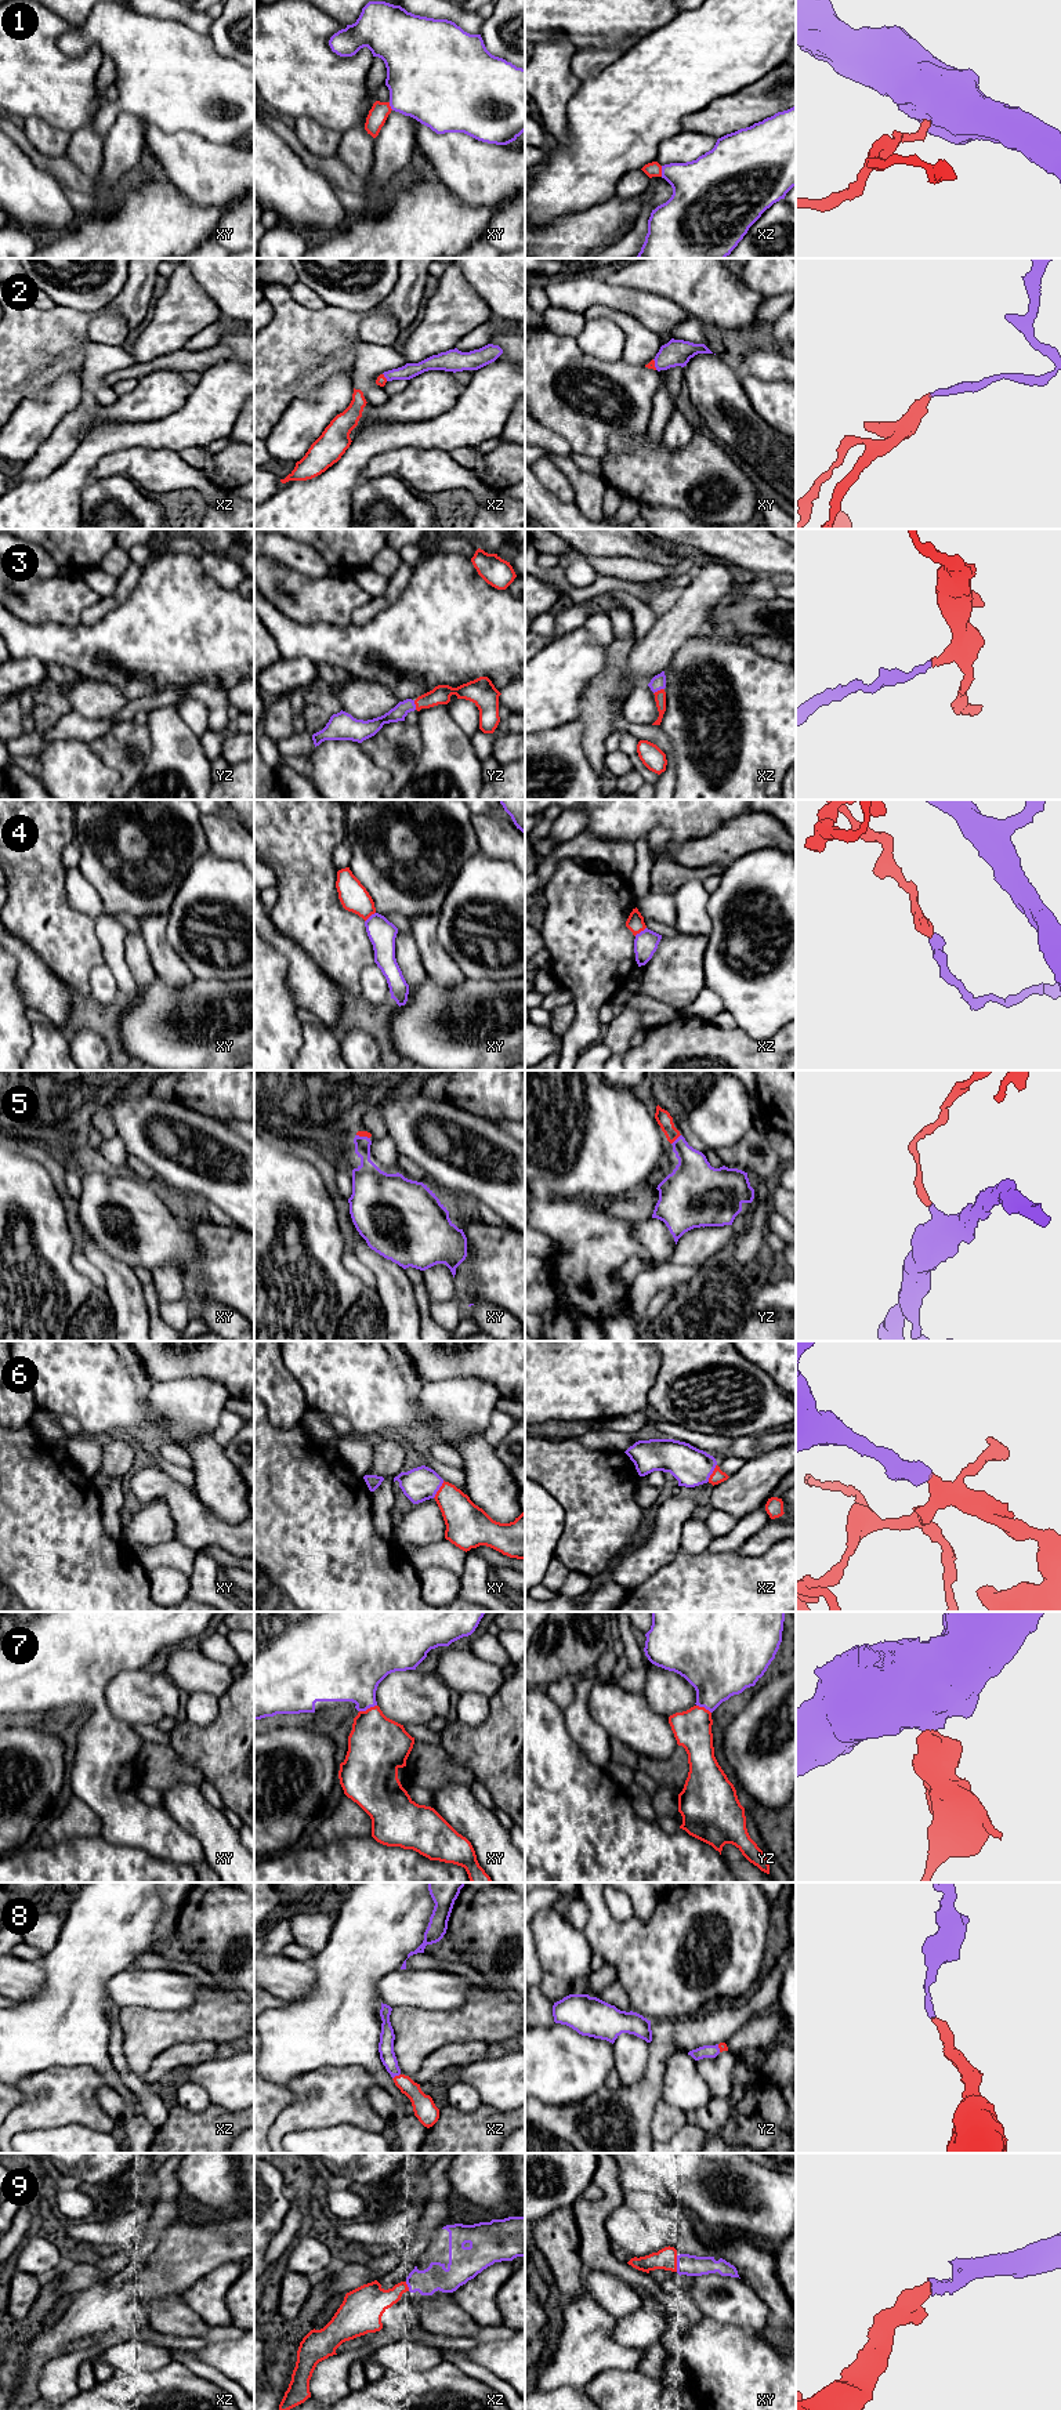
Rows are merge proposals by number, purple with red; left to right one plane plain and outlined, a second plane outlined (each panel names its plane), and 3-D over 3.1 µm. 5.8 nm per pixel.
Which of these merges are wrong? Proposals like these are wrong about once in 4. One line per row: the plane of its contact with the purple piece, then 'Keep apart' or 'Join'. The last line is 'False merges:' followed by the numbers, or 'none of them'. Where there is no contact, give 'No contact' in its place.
1: Touches purple in xz. Join
2: Touches purple in xy. Join
3: Touches purple in xz. Join
4: Touches purple in xz. Keep apart
5: Touches purple in yz. Join
6: Touches purple in xy. Join
7: Touches purple in xy. Join
8: Touches purple in xz. Join
9: Touches purple in xy. Join
False merges: 4

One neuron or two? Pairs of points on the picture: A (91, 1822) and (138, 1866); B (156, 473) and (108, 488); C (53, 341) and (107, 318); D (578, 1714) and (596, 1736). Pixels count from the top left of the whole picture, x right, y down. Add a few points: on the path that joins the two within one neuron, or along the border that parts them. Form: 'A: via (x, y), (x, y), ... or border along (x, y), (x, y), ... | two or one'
A: border along (100, 1834), (68, 1840) | two
B: border along (98, 479), (107, 475), (127, 475), (142, 489) | two
C: border along (94, 314), (87, 326), (87, 339) | two
D: via (579, 1720), (590, 1731) | one

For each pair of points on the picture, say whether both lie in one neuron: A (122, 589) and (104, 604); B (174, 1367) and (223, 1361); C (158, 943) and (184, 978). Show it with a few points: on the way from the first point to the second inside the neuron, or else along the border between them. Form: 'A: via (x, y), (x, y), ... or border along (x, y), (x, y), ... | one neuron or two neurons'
A: via (119, 593), (108, 604) | one neuron
B: via (187, 1362), (210, 1361) | one neuron
C: via (160, 952), (176, 970) | one neuron

